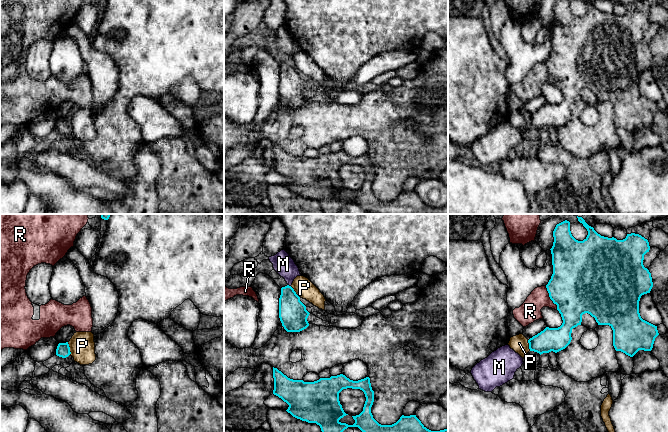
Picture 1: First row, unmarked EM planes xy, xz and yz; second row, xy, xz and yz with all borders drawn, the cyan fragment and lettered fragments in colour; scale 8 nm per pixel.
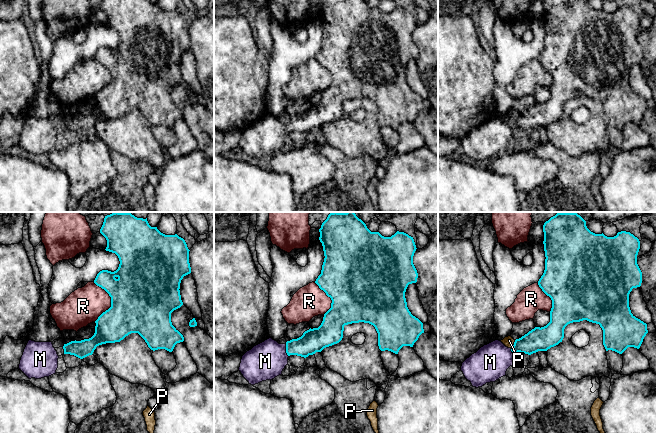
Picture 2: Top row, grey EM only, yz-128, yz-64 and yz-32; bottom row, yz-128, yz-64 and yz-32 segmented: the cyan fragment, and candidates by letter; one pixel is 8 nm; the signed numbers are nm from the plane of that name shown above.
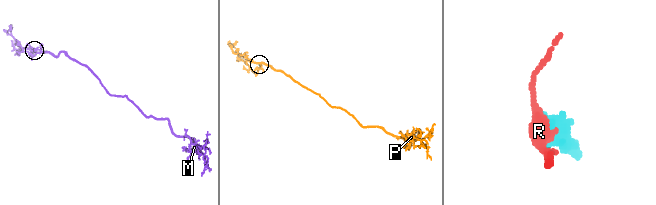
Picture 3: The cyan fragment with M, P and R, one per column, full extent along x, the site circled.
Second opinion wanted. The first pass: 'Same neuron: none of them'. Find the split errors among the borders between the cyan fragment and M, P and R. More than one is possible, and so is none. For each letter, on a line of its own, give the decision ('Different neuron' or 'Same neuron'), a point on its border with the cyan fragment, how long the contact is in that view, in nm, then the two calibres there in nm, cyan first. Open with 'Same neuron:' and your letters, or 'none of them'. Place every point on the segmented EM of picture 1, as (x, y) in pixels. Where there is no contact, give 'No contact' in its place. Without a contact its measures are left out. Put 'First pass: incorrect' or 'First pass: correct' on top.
First pass: incorrect
Same neuron: M
M: Same neuron. Touches cyan at xz (288, 285). Shared border 30 nm. Thickness 220 nm (cyan) against 170 nm
P: Different neuron. Touches cyan at xy (69, 348). Shared border 110 nm. Thickness 110 nm (cyan) against 200 nm
R: Different neuron. Touches cyan at yz (550, 298). Shared border 220 nm. Thickness 460 nm (cyan) against 170 nm

